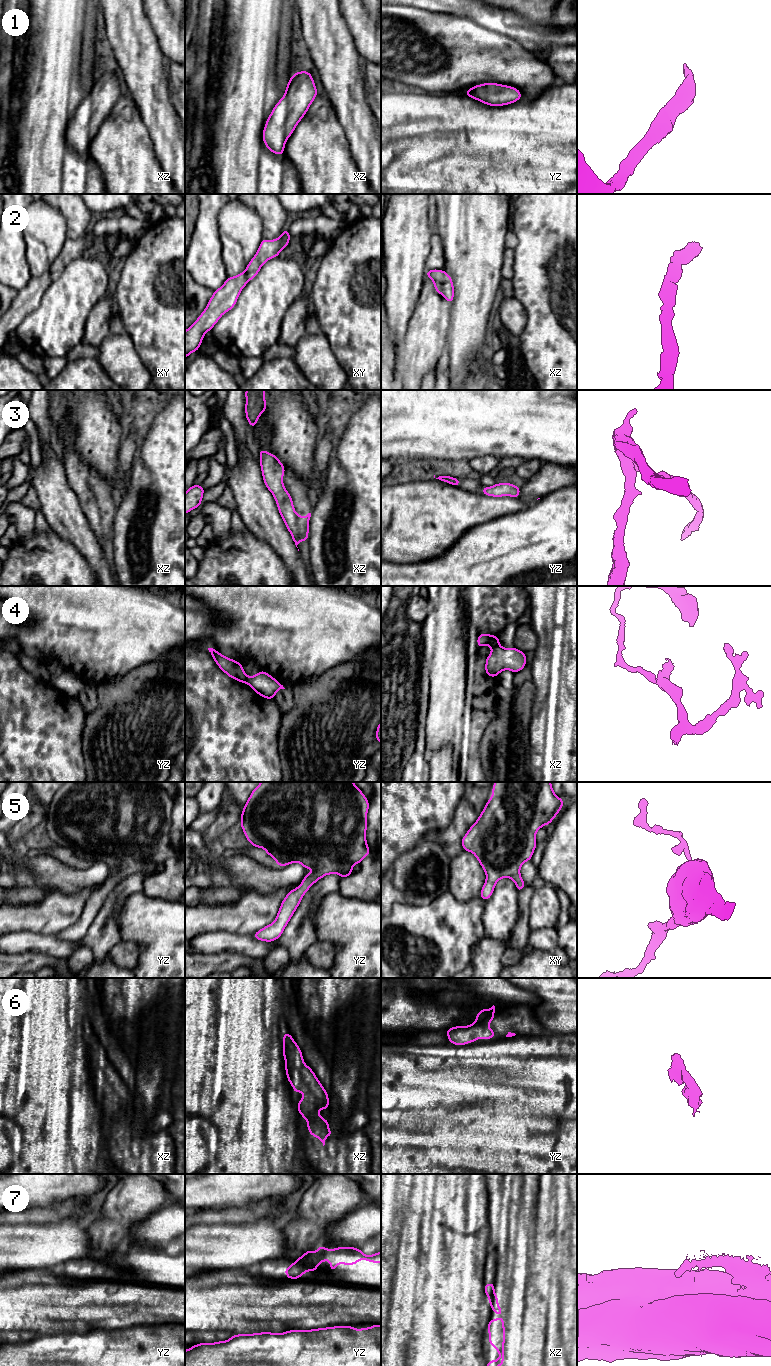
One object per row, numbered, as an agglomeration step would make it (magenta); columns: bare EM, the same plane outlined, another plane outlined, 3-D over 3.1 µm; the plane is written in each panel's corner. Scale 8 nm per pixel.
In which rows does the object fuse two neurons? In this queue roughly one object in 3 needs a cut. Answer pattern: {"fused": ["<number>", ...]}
{"fused": ["4", "7"]}

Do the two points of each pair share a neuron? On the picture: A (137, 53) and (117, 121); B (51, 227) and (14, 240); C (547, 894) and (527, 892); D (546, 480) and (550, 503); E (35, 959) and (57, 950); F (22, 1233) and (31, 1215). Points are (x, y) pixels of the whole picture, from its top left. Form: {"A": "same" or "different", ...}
{"A": "different", "B": "different", "C": "different", "D": "different", "E": "different", "F": "different"}

